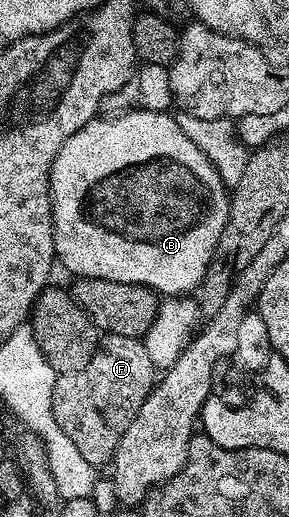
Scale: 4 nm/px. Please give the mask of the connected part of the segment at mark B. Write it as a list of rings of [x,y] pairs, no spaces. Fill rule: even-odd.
[[[134,109],[128,114],[121,115],[120,118],[96,116],[85,123],[80,130],[73,132],[73,136],[65,140],[65,144],[61,144],[61,152],[57,152],[51,165],[51,215],[55,233],[55,257],[58,265],[60,267],[63,265],[75,278],[100,278],[121,284],[141,284],[151,287],[160,296],[187,296],[202,282],[213,252],[217,248],[217,240],[221,240],[221,232],[225,232],[225,224],[229,220],[231,195],[228,187],[222,182],[217,168],[207,158],[205,152],[185,136],[170,113],[161,110]]]

